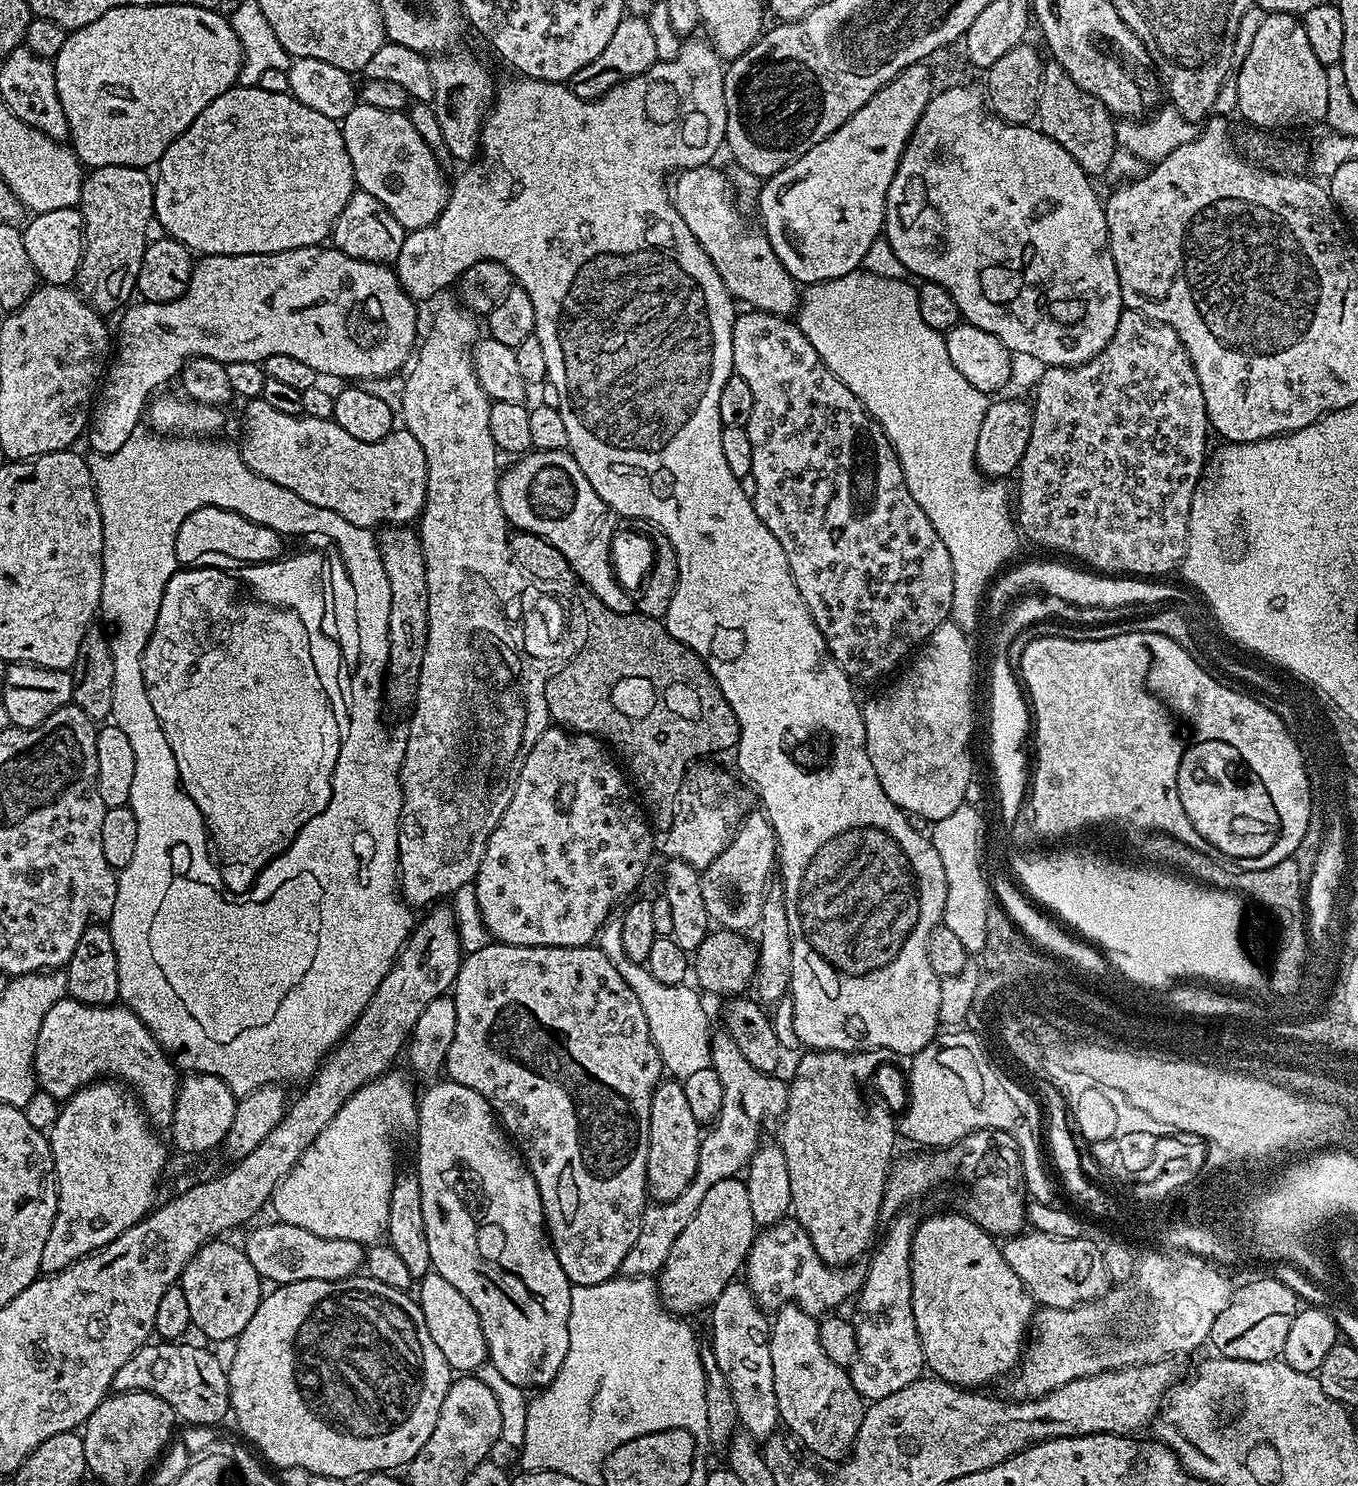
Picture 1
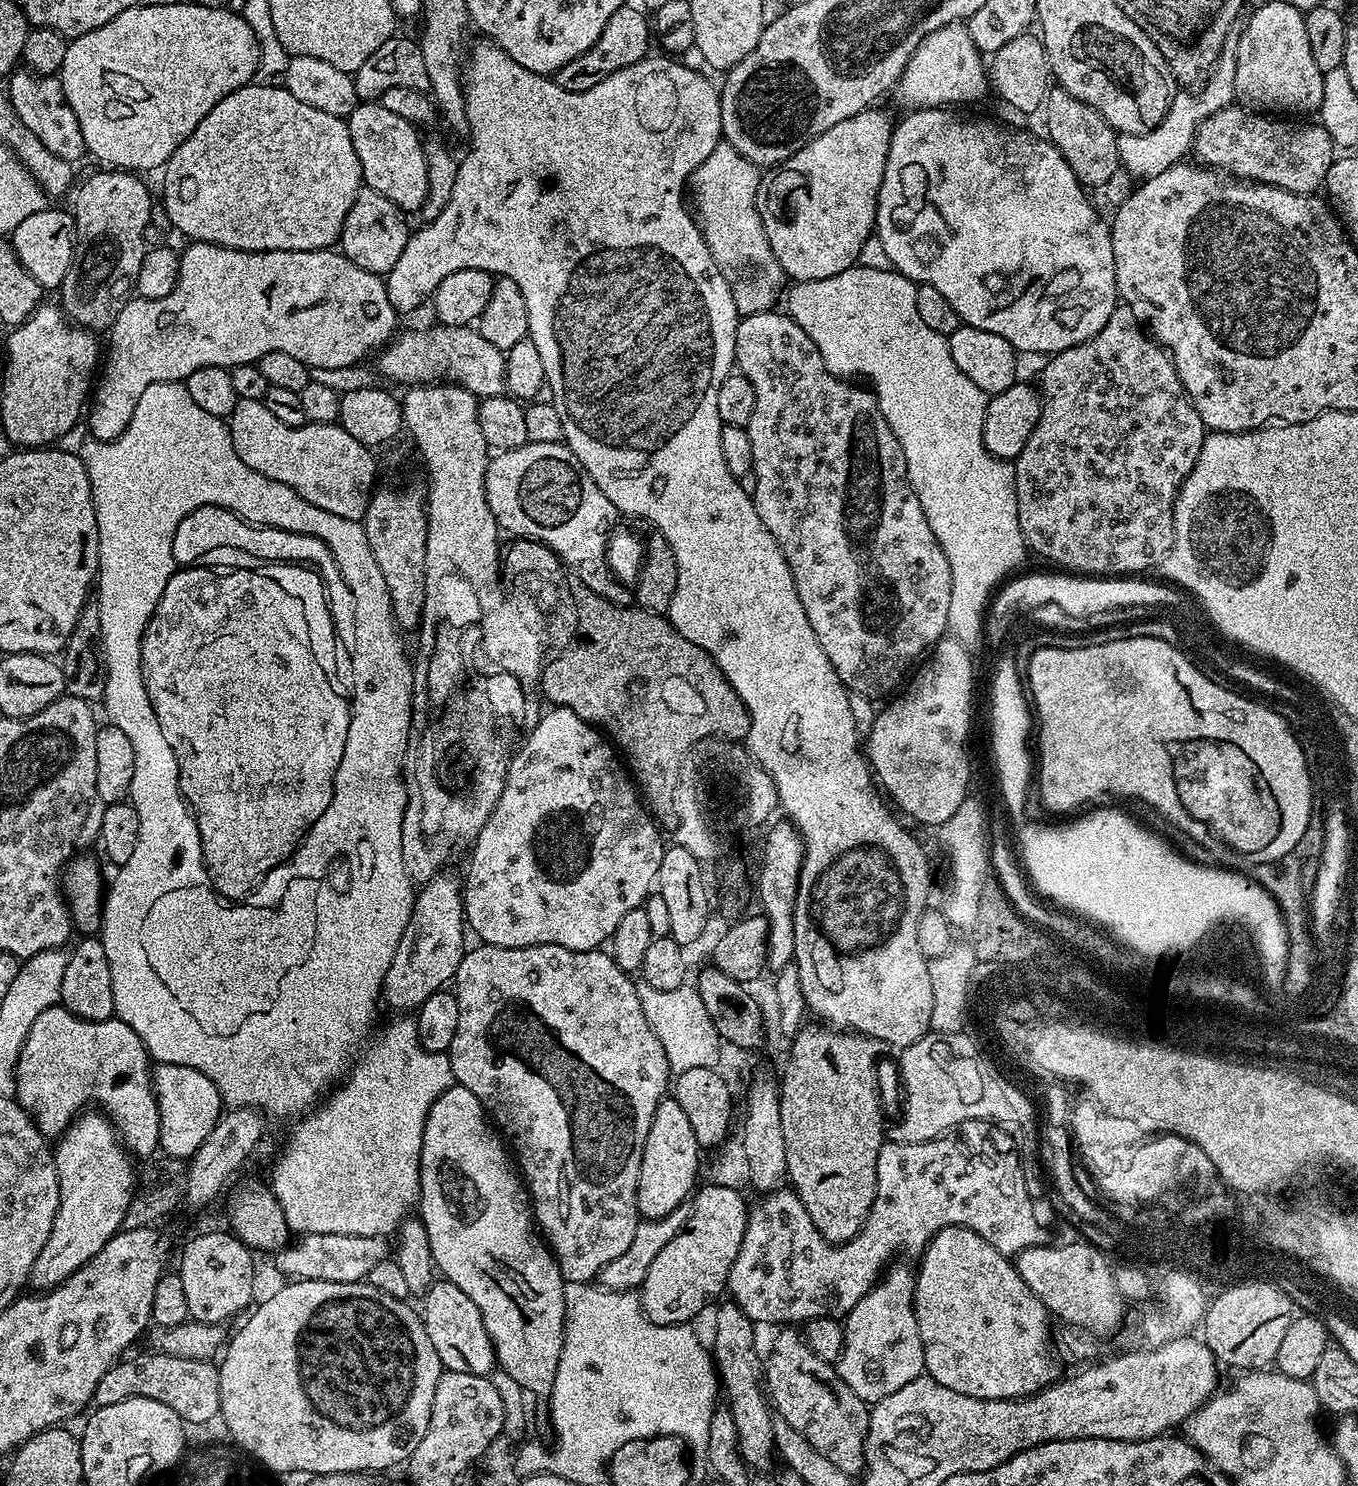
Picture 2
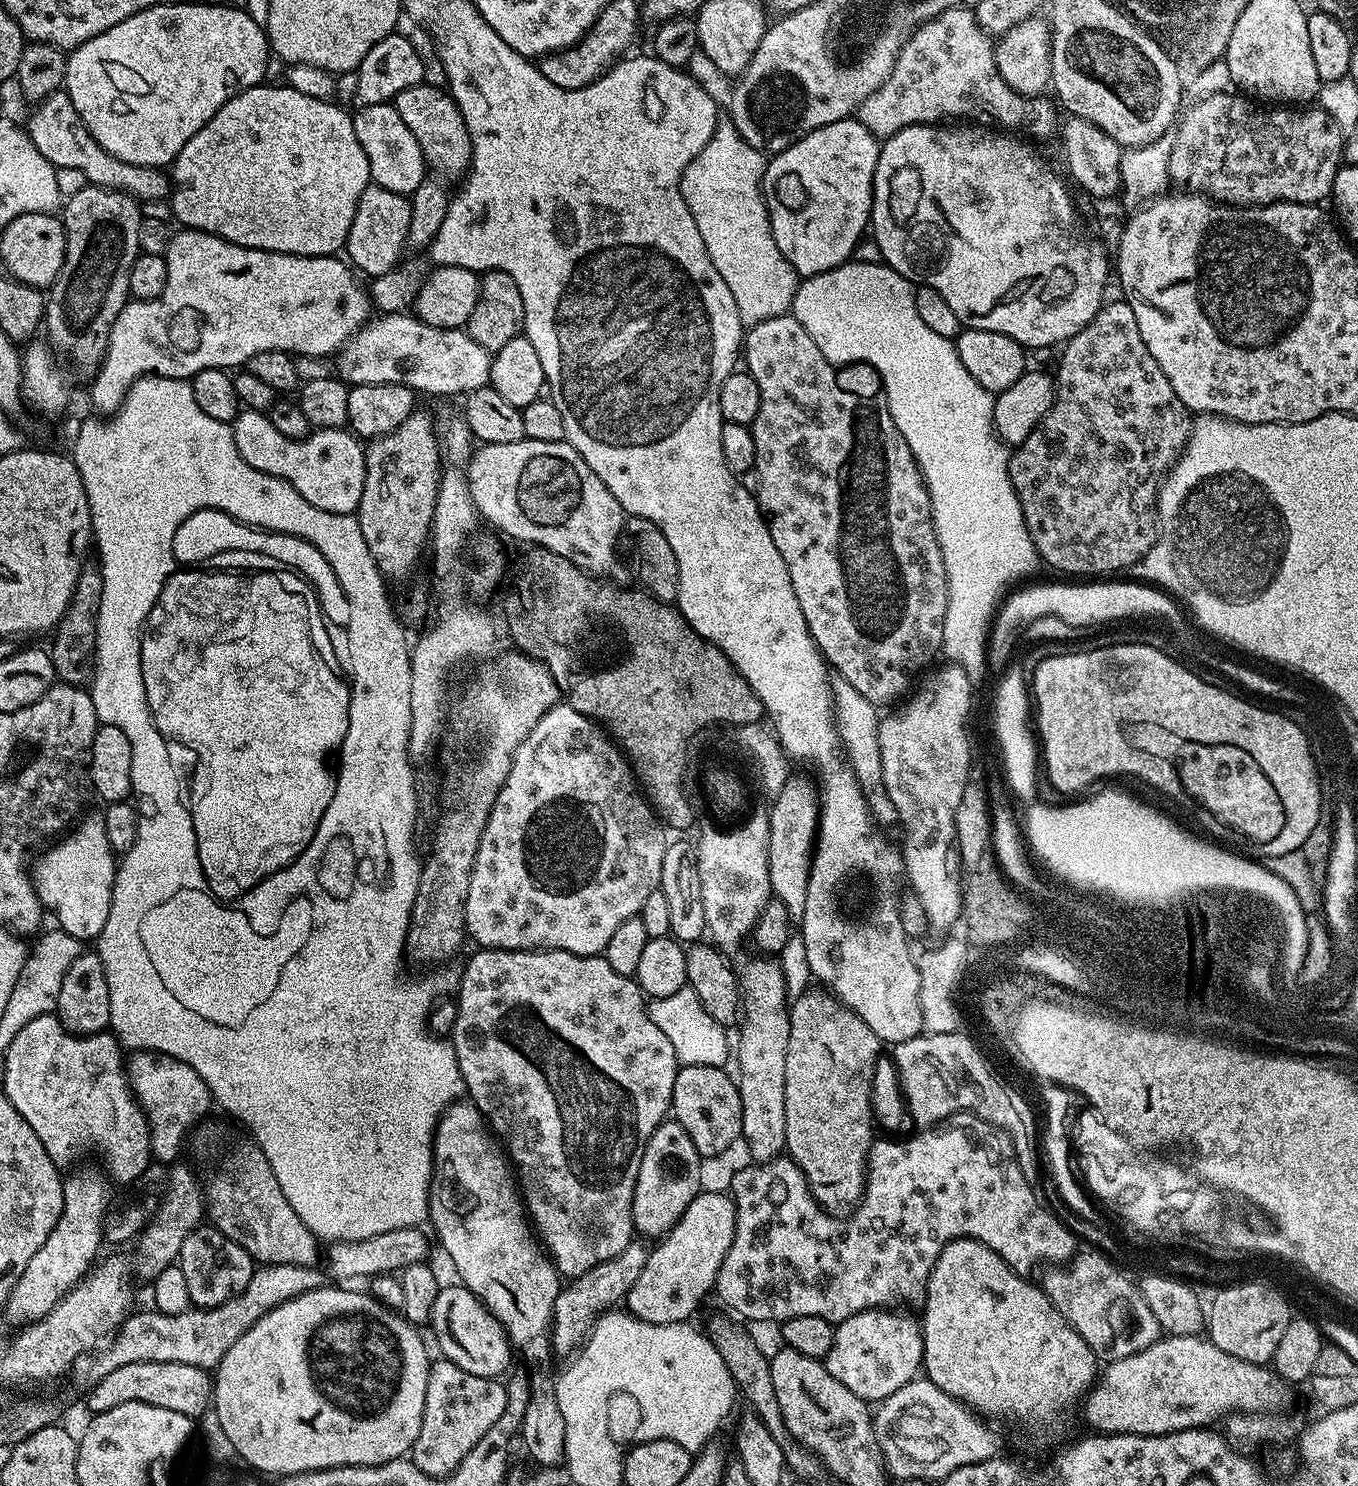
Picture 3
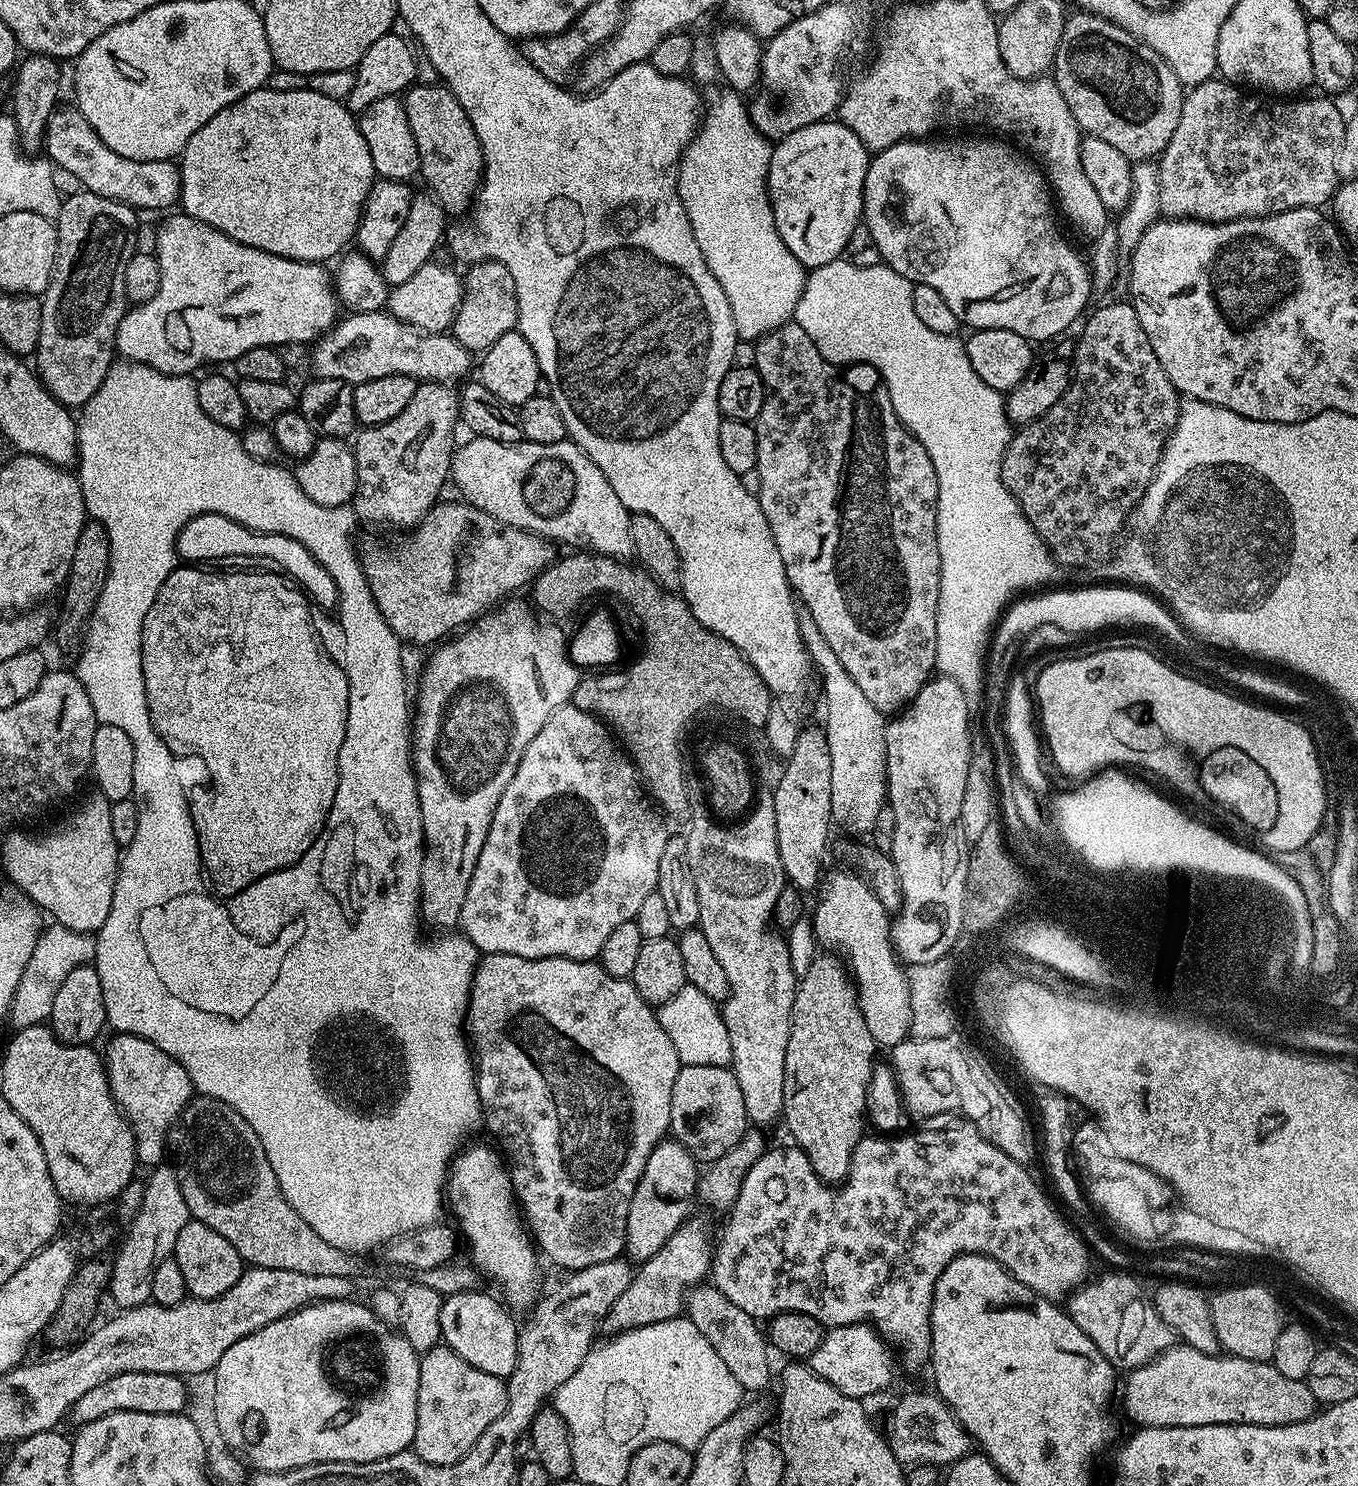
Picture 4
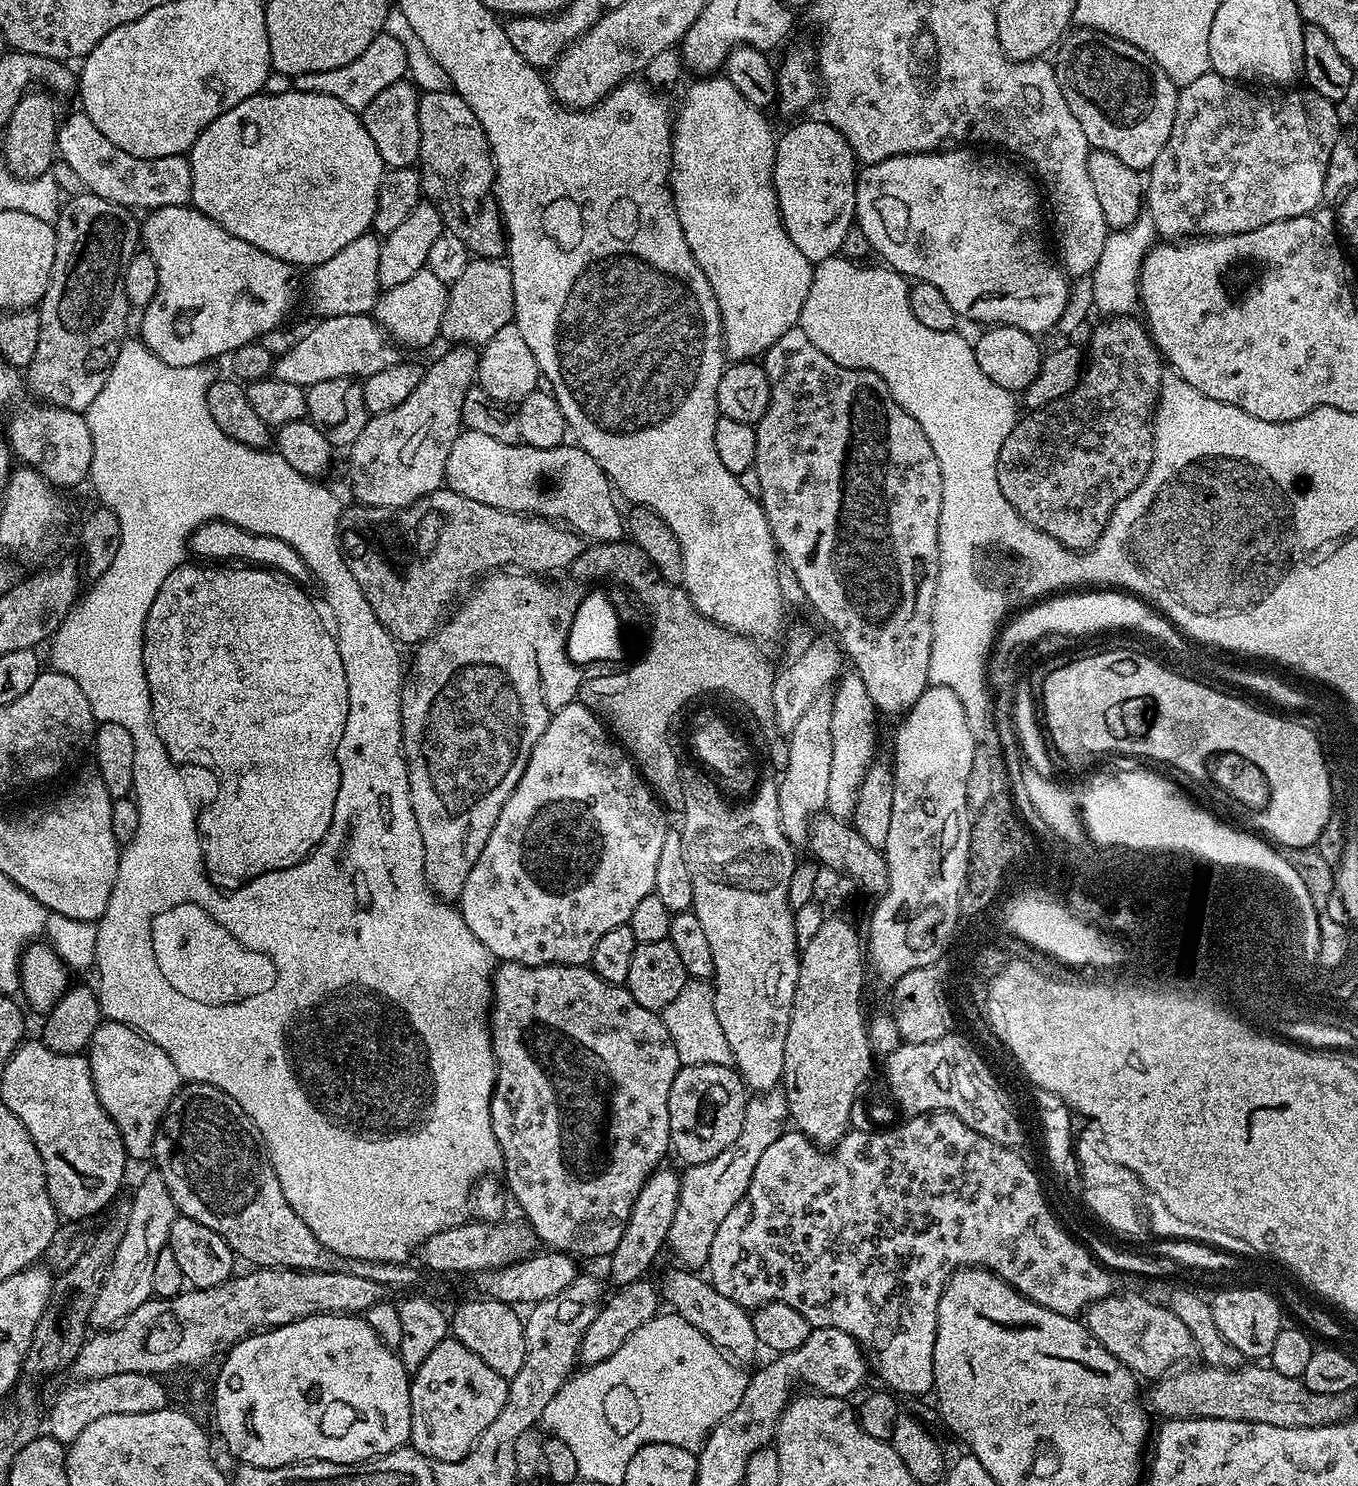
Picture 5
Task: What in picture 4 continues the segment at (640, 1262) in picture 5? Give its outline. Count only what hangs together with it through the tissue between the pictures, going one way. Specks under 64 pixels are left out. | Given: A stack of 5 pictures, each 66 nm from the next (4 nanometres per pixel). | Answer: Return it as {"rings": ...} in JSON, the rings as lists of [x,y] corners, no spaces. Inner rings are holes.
{"rings":[[[665,1138],[654,1146],[650,1158],[646,1158],[646,1170],[642,1170],[634,1198],[630,1198],[630,1214],[626,1214],[626,1238],[624,1252],[632,1262],[654,1258],[662,1246],[689,1219],[698,1190],[697,1160],[674,1138]]]}

